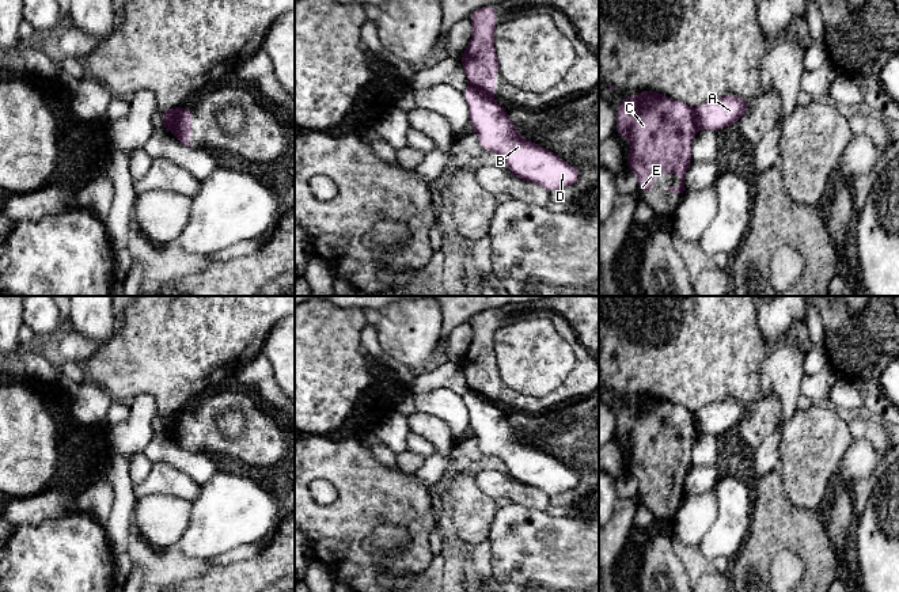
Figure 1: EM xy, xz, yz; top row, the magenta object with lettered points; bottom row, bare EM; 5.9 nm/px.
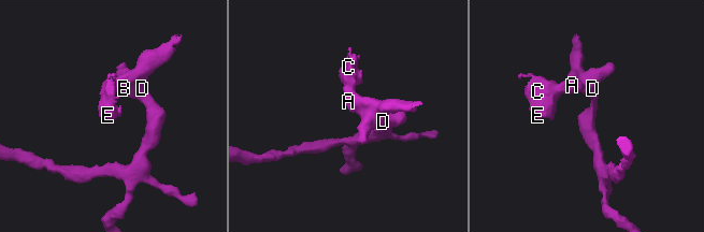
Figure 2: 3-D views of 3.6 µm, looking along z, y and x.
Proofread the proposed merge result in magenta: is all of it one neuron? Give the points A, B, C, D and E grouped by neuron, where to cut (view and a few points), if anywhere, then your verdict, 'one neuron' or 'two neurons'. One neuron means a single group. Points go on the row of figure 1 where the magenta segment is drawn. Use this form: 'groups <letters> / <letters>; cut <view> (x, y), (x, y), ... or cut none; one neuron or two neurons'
groups A B D / C E; cut xy (178, 107), (175, 120), (166, 128); two neurons

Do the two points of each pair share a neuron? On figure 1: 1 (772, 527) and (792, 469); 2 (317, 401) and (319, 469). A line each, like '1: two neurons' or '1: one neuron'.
1: two neurons
2: two neurons

